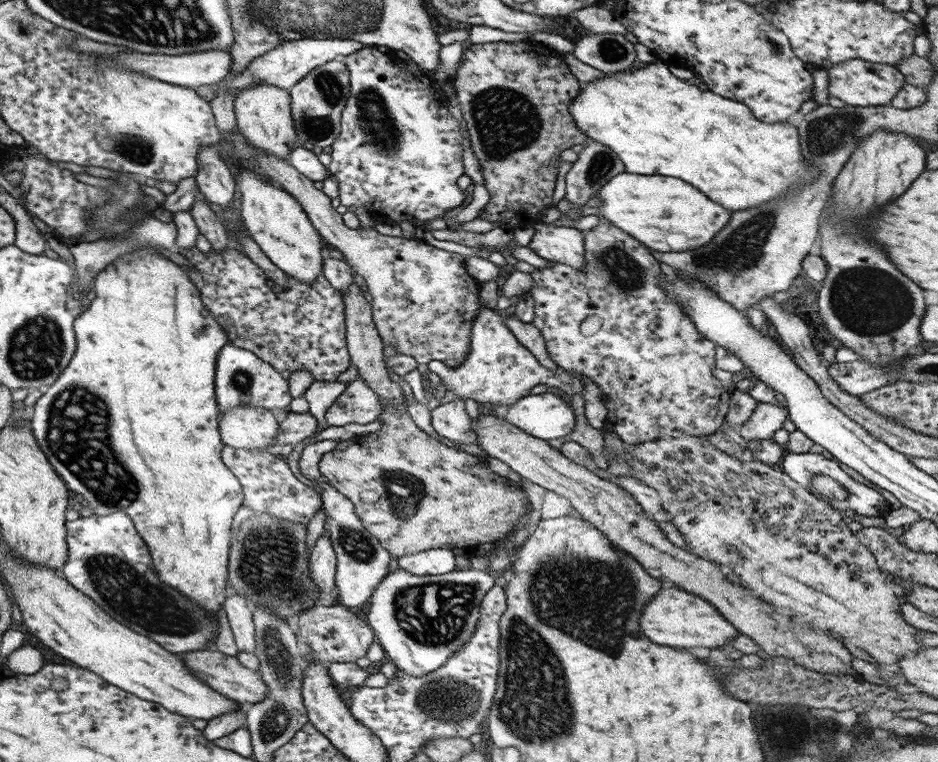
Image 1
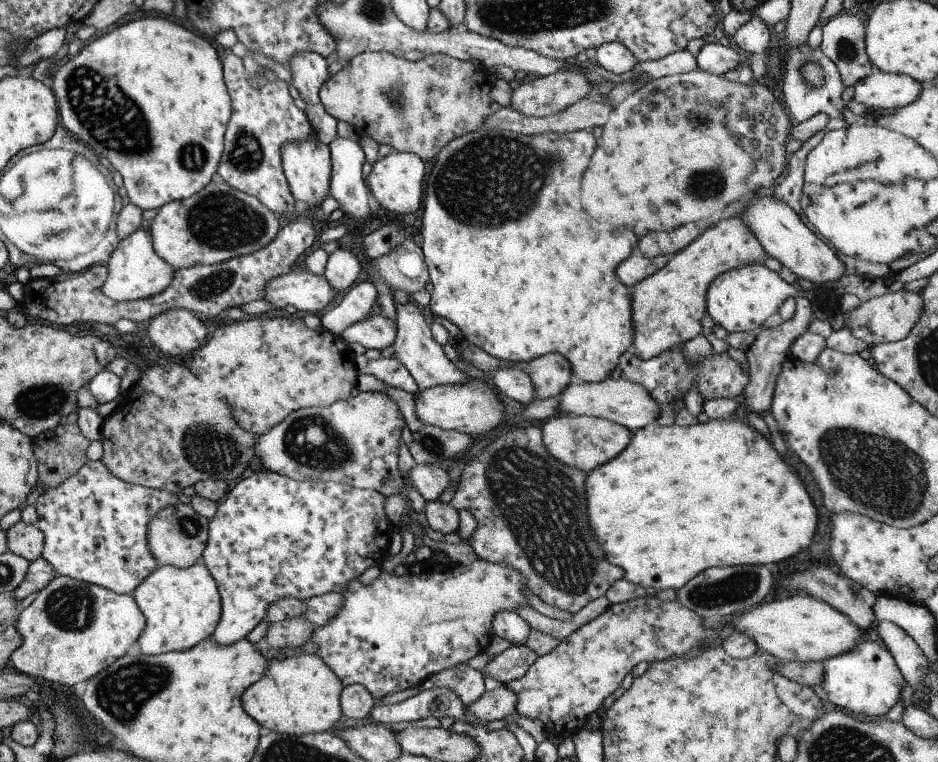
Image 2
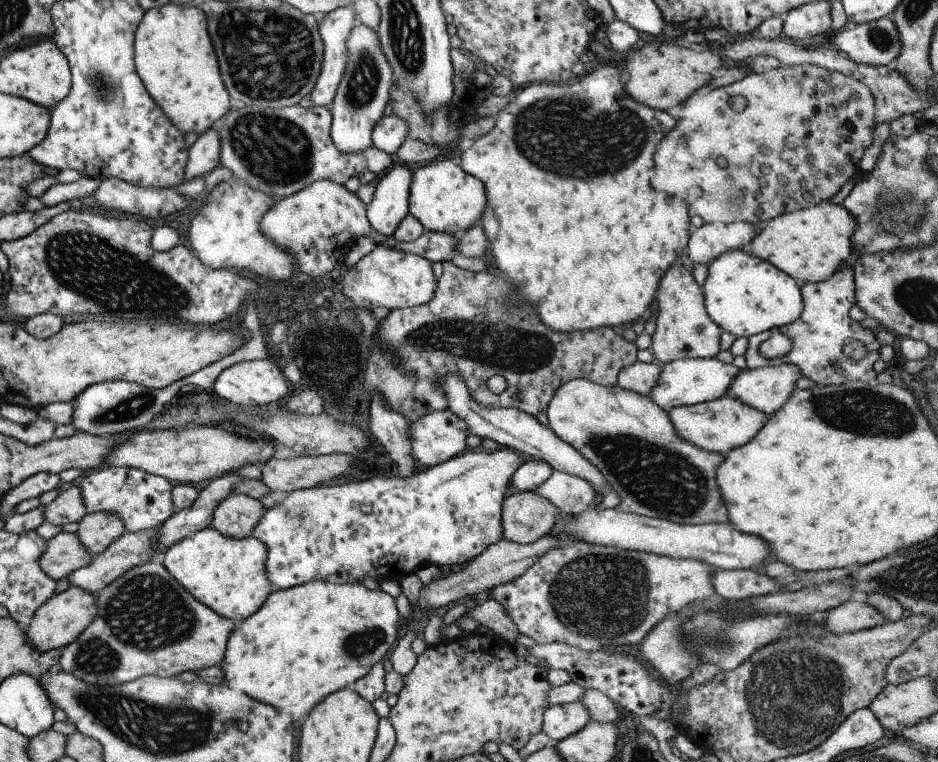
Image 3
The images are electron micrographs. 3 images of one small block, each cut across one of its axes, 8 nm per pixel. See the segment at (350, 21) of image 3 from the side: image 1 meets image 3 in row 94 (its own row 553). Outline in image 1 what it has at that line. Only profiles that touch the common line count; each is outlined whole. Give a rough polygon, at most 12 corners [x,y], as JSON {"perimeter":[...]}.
{"perimeter":[[329,533],[310,548],[310,579],[319,593],[335,588],[336,557]]}

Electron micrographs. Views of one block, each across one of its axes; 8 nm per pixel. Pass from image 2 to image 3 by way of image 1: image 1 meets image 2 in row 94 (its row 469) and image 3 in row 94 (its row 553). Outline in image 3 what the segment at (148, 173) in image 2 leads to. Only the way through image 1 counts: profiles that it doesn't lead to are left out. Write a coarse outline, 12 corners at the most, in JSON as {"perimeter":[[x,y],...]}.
{"perimeter":[[198,6],[148,9],[137,77],[179,133],[201,135],[229,96]]}

